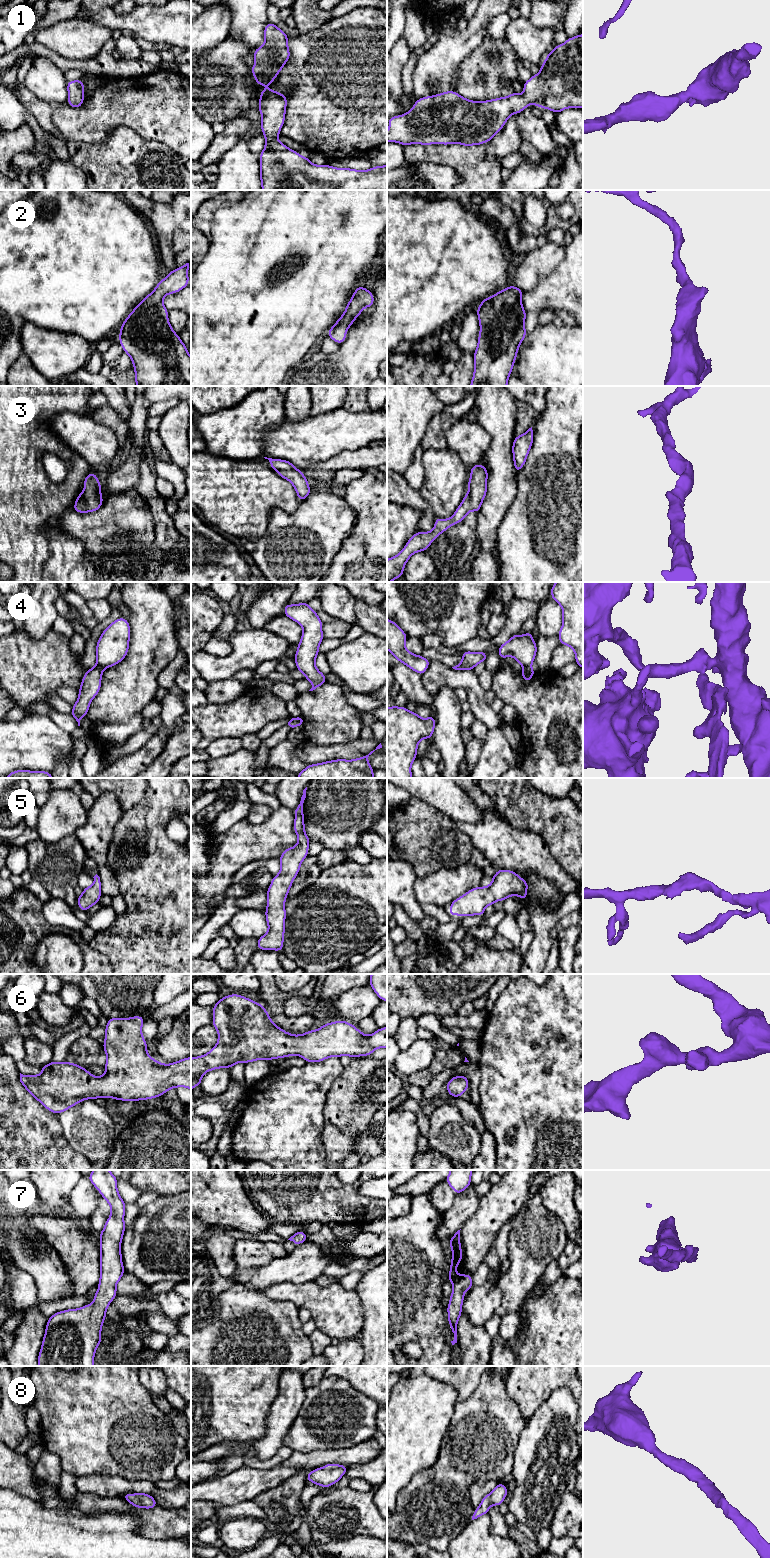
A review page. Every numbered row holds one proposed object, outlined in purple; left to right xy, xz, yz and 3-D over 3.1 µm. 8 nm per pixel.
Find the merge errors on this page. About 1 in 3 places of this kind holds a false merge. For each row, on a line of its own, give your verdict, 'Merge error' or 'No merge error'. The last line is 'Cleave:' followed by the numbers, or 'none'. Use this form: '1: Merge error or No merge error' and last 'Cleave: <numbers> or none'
1: No merge error
2: No merge error
3: No merge error
4: Merge error
5: No merge error
6: No merge error
7: No merge error
8: No merge error
Cleave: 4

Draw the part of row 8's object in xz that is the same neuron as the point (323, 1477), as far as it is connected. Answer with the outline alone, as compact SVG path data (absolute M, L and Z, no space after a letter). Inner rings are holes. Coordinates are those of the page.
M335 1463L326 1464L325 1466L310 1471L305 1480L313 1482L315 1485L330 1487L338 1482L346 1473L348 1467L337 1465Z

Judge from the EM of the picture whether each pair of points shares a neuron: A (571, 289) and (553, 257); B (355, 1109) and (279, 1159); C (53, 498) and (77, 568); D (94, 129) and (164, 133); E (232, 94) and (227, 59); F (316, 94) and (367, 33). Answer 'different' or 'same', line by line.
A: different
B: different
C: same
D: same
E: same
F: same

